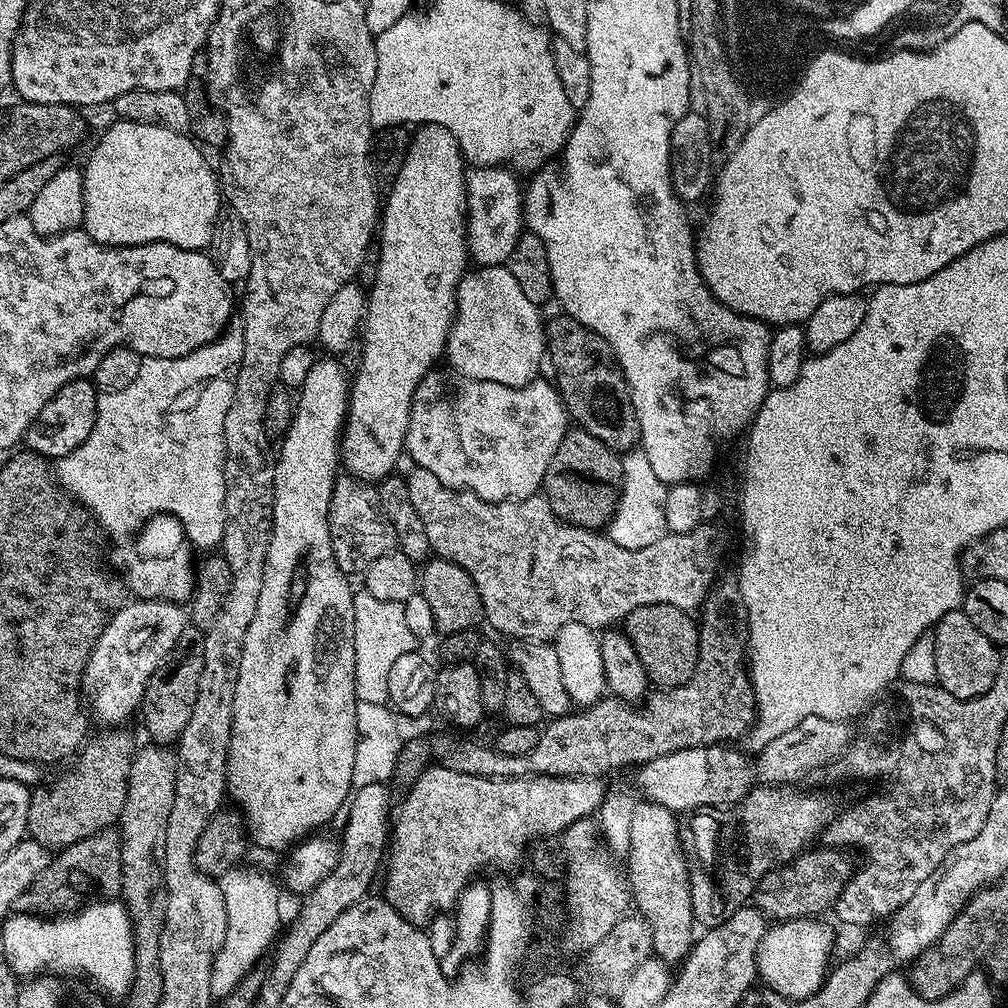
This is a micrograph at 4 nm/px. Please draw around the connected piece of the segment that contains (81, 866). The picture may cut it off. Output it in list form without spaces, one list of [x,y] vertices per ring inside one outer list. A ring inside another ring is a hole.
[[[115,827],[103,828],[98,834],[90,834],[90,838],[82,838],[82,842],[74,842],[59,849],[49,859],[46,870],[42,870],[40,877],[18,898],[15,911],[29,916],[42,916],[55,913],[57,910],[72,910],[77,907],[76,899],[79,896],[88,896],[92,891],[97,892],[97,897],[115,900],[120,896],[121,886],[120,834]]]

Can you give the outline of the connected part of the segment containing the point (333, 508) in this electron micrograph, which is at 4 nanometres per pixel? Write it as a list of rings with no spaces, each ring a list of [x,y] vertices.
[[[337,475],[330,498],[328,521],[334,558],[346,574],[363,573],[364,569],[370,566],[370,562],[396,548],[394,526],[390,526],[380,505],[379,487],[373,486],[369,481],[359,480],[354,475]]]

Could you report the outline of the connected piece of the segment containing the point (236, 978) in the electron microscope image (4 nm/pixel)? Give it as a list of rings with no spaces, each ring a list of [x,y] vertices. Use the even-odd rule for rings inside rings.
[[[237,866],[235,868],[231,868],[230,870],[226,870],[226,874],[222,874],[218,878],[218,883],[220,889],[222,890],[222,902],[226,902],[226,930],[228,933],[226,934],[226,938],[222,942],[222,946],[220,947],[220,953],[216,956],[216,961],[212,964],[212,991],[215,993],[217,997],[225,996],[226,994],[230,994],[230,990],[234,990],[234,986],[238,986],[238,982],[246,975],[247,972],[252,971],[253,968],[257,967],[261,963],[260,959],[265,956],[266,953],[275,945],[278,937],[282,932],[282,923],[280,924],[280,892],[281,889],[278,887],[276,889],[276,884],[271,880],[268,876],[263,876],[262,873],[258,872],[254,868],[244,868],[245,866]]]

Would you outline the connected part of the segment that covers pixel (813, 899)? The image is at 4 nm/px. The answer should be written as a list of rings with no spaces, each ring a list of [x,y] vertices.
[[[835,846],[805,850],[788,865],[761,878],[754,893],[754,906],[773,921],[816,918],[835,905],[842,890],[852,880],[854,863],[847,851]]]

